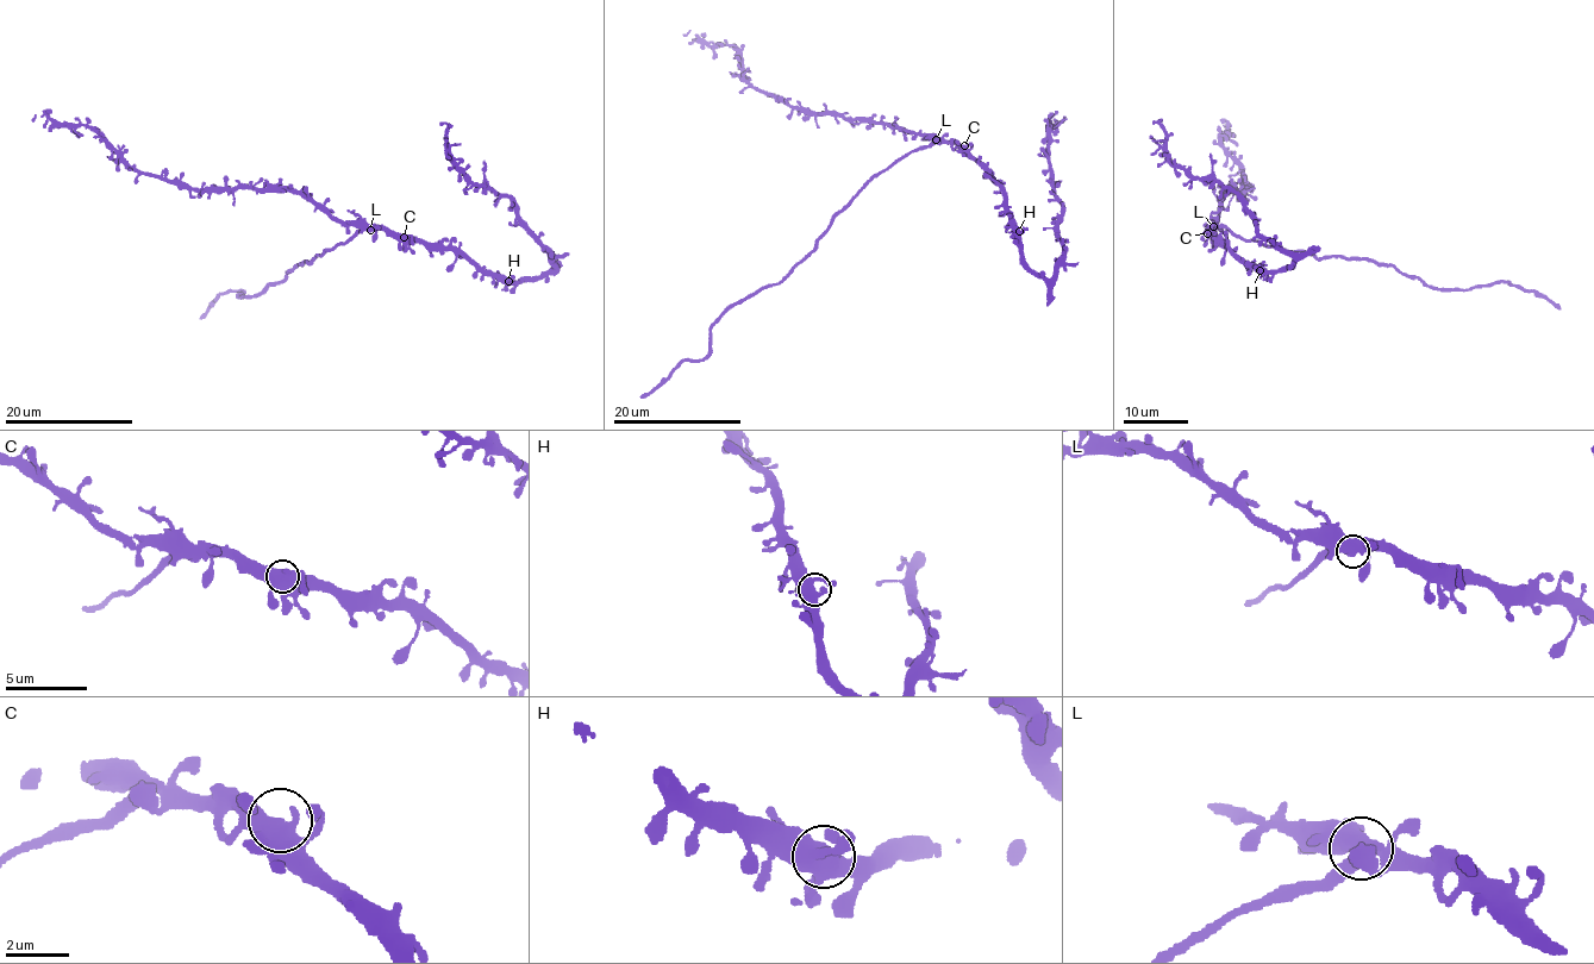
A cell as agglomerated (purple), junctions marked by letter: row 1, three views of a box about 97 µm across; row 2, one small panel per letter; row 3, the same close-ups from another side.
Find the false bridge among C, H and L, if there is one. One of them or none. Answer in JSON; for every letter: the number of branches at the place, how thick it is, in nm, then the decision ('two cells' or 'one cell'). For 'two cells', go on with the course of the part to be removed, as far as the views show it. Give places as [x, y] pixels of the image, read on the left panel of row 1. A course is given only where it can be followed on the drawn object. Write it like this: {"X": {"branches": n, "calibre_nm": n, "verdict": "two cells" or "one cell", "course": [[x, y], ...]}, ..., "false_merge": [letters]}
{"C": {"branches": 4, "calibre_nm": 500, "verdict": "one cell"}, "H": {"branches": 4, "calibre_nm": 480, "verdict": "one cell"}, "L": {"branches": 4, "calibre_nm": 480, "verdict": "two cells", "course": [[369, 229], [297, 264], [282, 281], [252, 295], [222, 292], [201, 318]]}, "false_merge": ["L"]}

